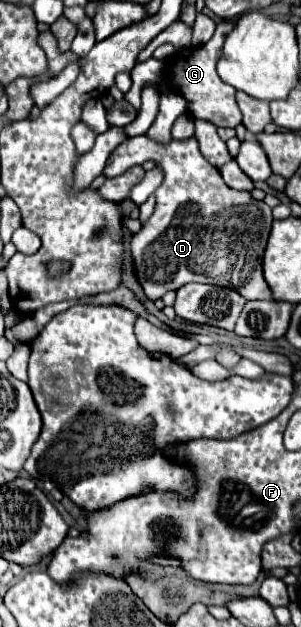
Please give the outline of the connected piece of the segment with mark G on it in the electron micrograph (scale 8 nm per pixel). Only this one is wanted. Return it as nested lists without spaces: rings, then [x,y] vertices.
[[[221,21],[215,29],[215,35],[209,39],[209,43],[201,47],[191,47],[189,53],[187,49],[177,51],[165,61],[165,77],[171,83],[171,87],[177,89],[181,97],[187,101],[189,115],[193,119],[209,121],[215,127],[237,127],[241,123],[241,111],[237,109],[237,103],[235,103],[235,89],[223,83],[215,69],[217,57],[221,55],[221,45],[225,37],[231,33],[231,29],[233,29],[233,23]]]

